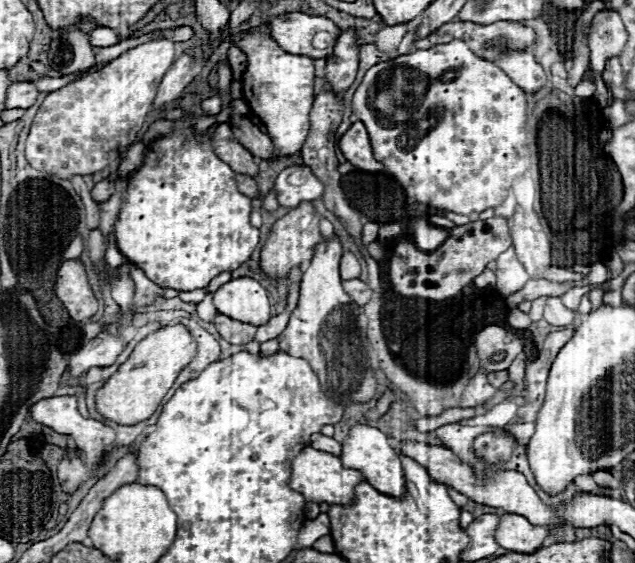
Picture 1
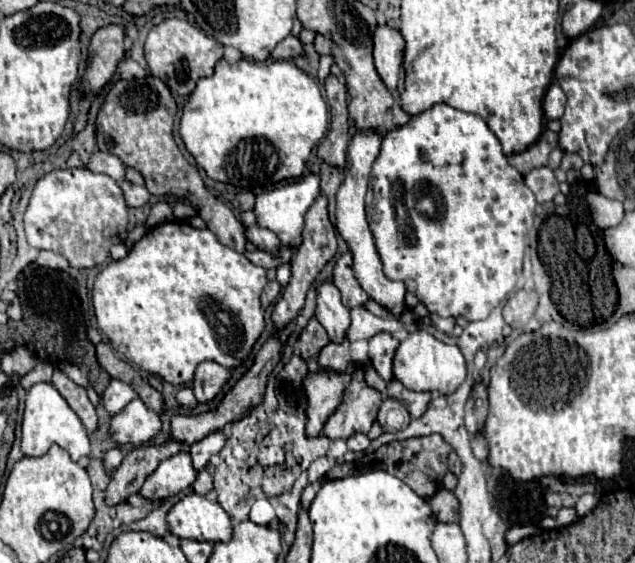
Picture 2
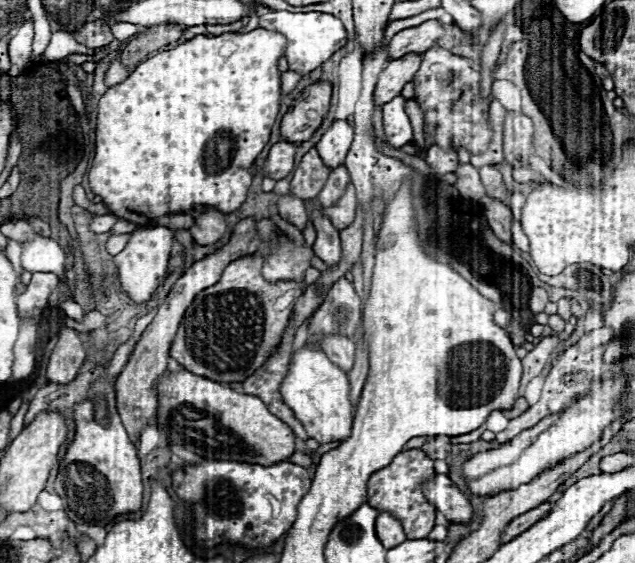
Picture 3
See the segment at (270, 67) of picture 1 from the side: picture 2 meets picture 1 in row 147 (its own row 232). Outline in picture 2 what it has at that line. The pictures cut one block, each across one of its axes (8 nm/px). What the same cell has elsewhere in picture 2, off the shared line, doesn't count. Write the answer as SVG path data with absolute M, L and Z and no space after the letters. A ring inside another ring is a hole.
M316 174L302 176L298 182L290 182L290 184L284 184L280 188L274 188L274 190L270 190L266 194L260 194L256 198L256 208L254 208L256 220L258 220L260 226L272 230L280 238L282 248L296 250L300 246L300 242L302 242L304 214L310 208L310 204L316 200L318 194L320 194L320 178Z

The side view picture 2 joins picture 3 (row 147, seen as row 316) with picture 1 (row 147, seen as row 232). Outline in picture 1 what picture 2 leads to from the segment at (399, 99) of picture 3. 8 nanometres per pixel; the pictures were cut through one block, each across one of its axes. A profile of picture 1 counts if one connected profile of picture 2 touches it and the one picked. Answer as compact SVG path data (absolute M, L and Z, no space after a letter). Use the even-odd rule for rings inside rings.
M354 122L350 130L340 138L340 150L348 162L352 162L360 170L382 172L384 166L374 158L368 130L362 122Z

